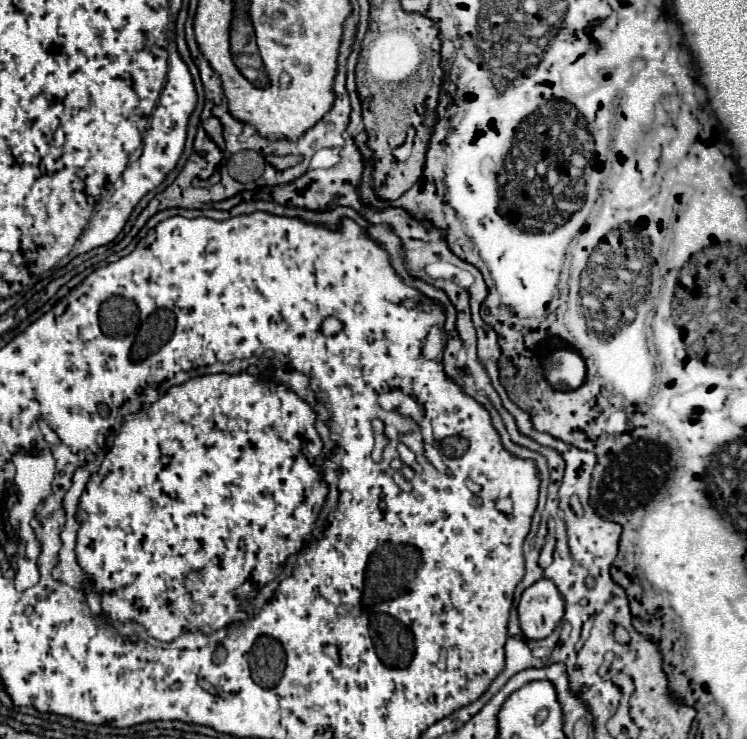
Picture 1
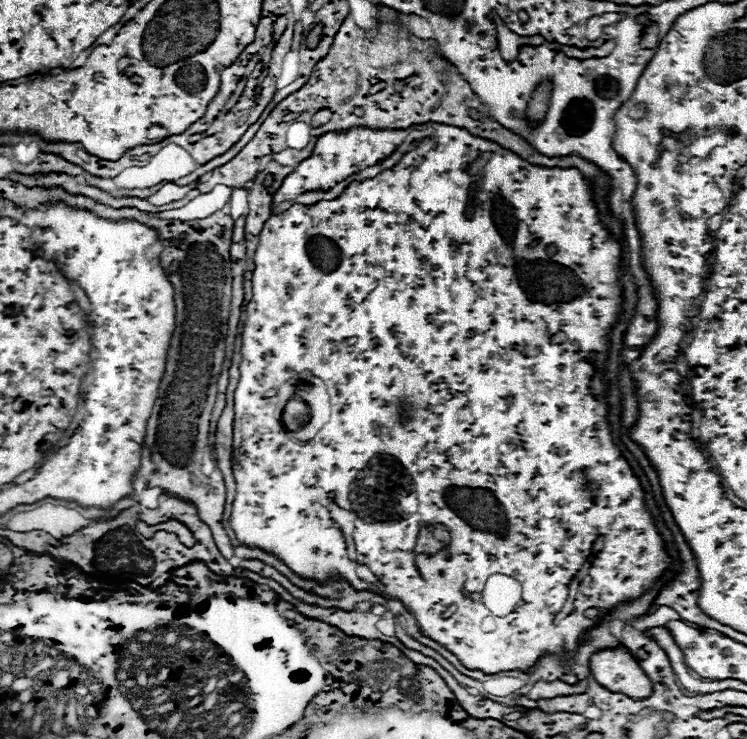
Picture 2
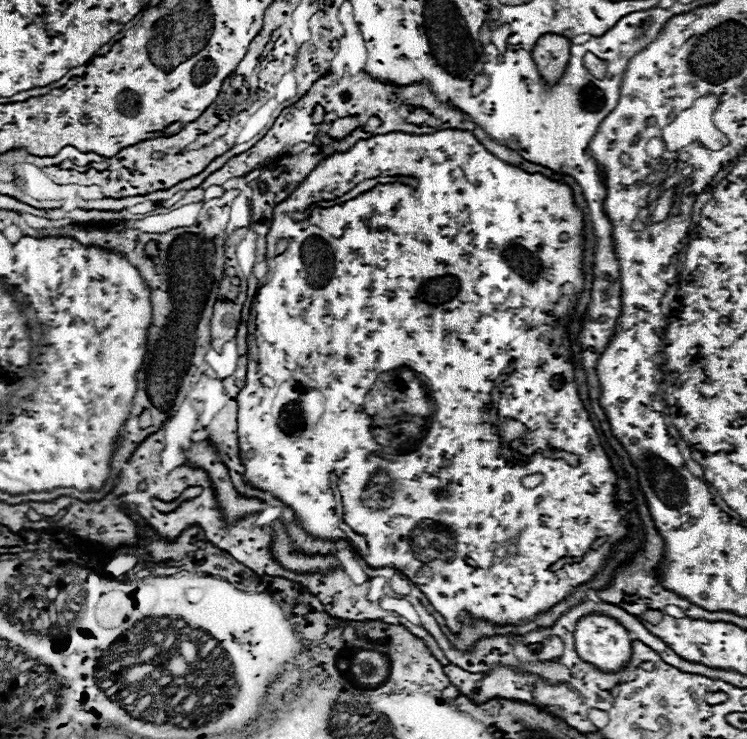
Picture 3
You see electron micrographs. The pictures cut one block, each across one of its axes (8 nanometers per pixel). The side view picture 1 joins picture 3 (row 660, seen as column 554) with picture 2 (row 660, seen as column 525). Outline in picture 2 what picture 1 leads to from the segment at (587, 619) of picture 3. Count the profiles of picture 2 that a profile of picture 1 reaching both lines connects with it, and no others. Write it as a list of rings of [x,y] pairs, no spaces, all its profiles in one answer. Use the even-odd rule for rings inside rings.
[[[624,648],[594,654],[590,660],[590,670],[608,690],[624,693],[635,700],[652,696],[652,682]]]

